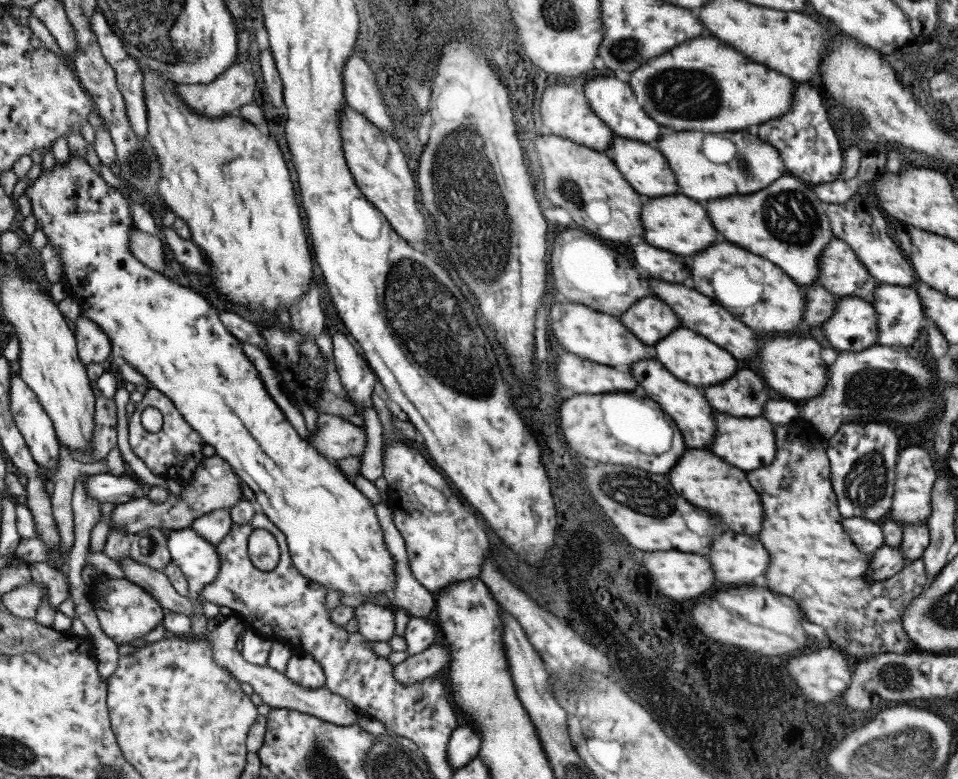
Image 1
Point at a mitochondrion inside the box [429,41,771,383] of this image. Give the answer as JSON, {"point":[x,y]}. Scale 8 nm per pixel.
{"point":[692,94]}

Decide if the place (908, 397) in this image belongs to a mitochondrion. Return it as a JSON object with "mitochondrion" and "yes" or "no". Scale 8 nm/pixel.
{"mitochondrion":"yes"}

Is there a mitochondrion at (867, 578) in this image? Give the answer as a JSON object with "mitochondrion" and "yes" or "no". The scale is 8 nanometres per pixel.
{"mitochondrion":"no"}

